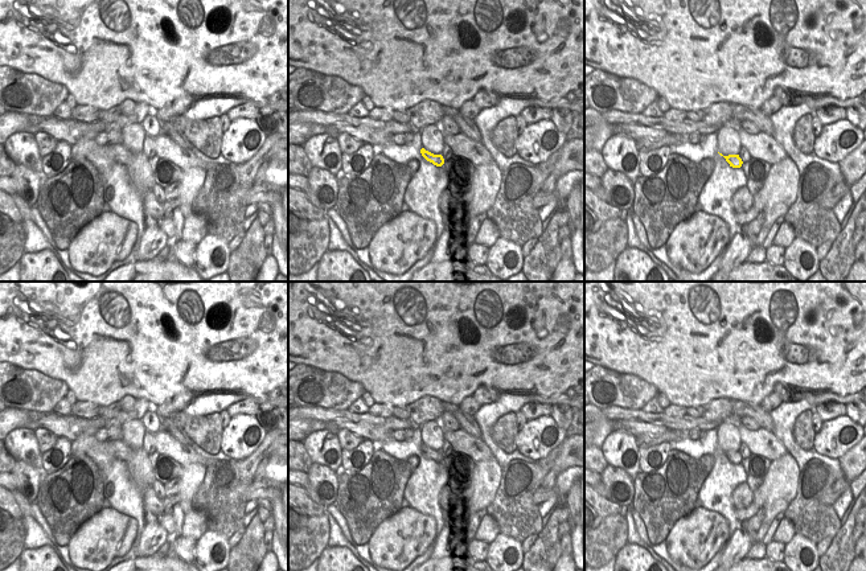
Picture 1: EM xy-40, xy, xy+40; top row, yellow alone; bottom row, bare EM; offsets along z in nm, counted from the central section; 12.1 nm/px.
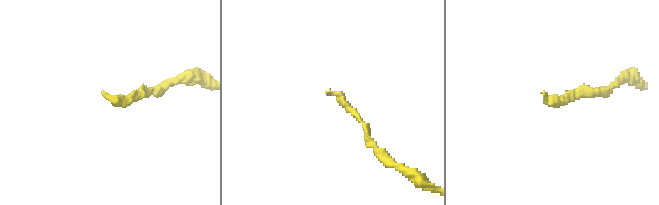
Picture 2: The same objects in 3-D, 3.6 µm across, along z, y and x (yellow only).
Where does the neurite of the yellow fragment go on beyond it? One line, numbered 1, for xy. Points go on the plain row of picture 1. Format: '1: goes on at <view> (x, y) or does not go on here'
1: does not go on here

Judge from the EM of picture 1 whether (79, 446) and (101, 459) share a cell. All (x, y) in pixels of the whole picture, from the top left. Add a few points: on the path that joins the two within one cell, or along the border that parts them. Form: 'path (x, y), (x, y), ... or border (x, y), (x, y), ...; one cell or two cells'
border (85, 454), (107, 452), (117, 459); two cells

